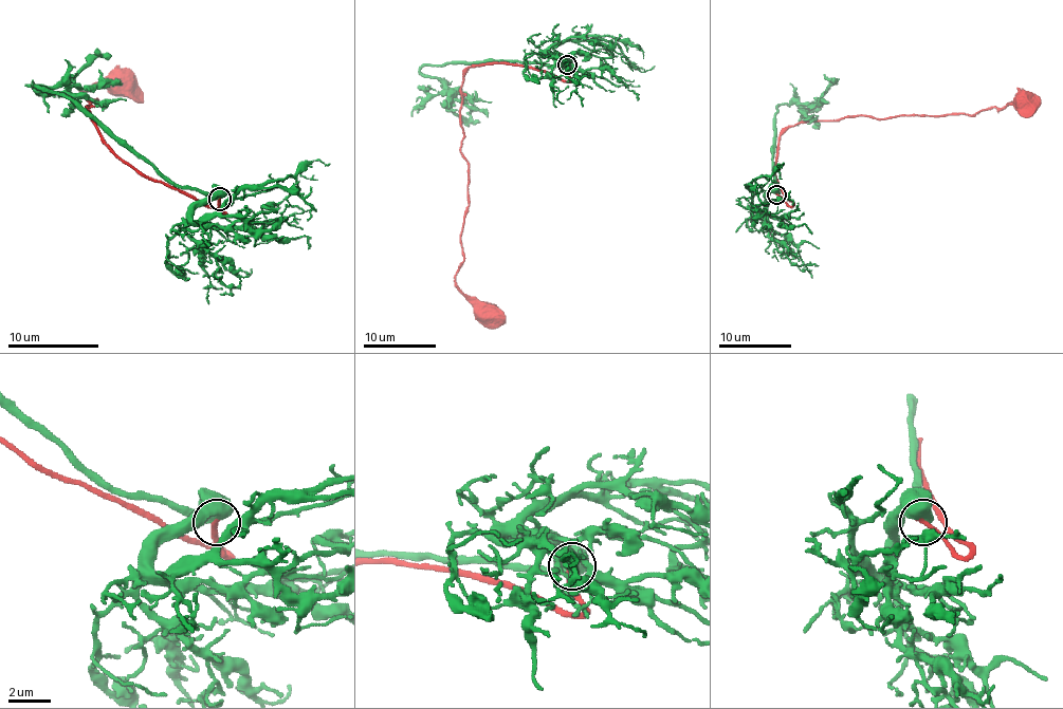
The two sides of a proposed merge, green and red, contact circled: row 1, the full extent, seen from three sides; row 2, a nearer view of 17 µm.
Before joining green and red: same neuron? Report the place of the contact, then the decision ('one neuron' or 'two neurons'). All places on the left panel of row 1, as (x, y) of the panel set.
at (220, 199); one neuron

